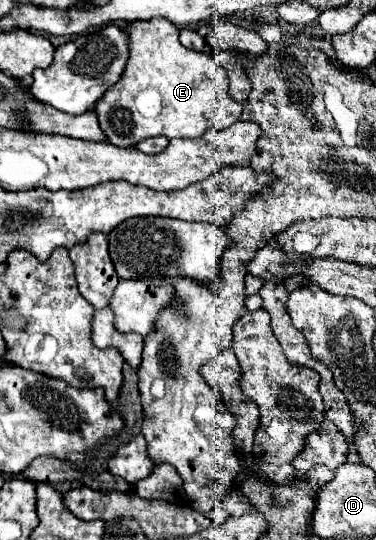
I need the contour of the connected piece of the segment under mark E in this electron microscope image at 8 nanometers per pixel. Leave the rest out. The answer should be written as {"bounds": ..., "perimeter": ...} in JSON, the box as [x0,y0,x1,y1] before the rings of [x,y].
{"bounds":[95,18,241,148],"perimeter":[[[165,18],[141,20],[127,26],[131,36],[129,44],[129,64],[117,84],[105,92],[105,96],[95,104],[99,124],[107,134],[107,140],[119,148],[135,146],[137,142],[151,136],[167,138],[197,138],[209,128],[229,128],[239,120],[241,104],[229,96],[229,78],[225,68],[213,58],[213,54],[195,52],[185,48],[177,38],[177,26]]]}

